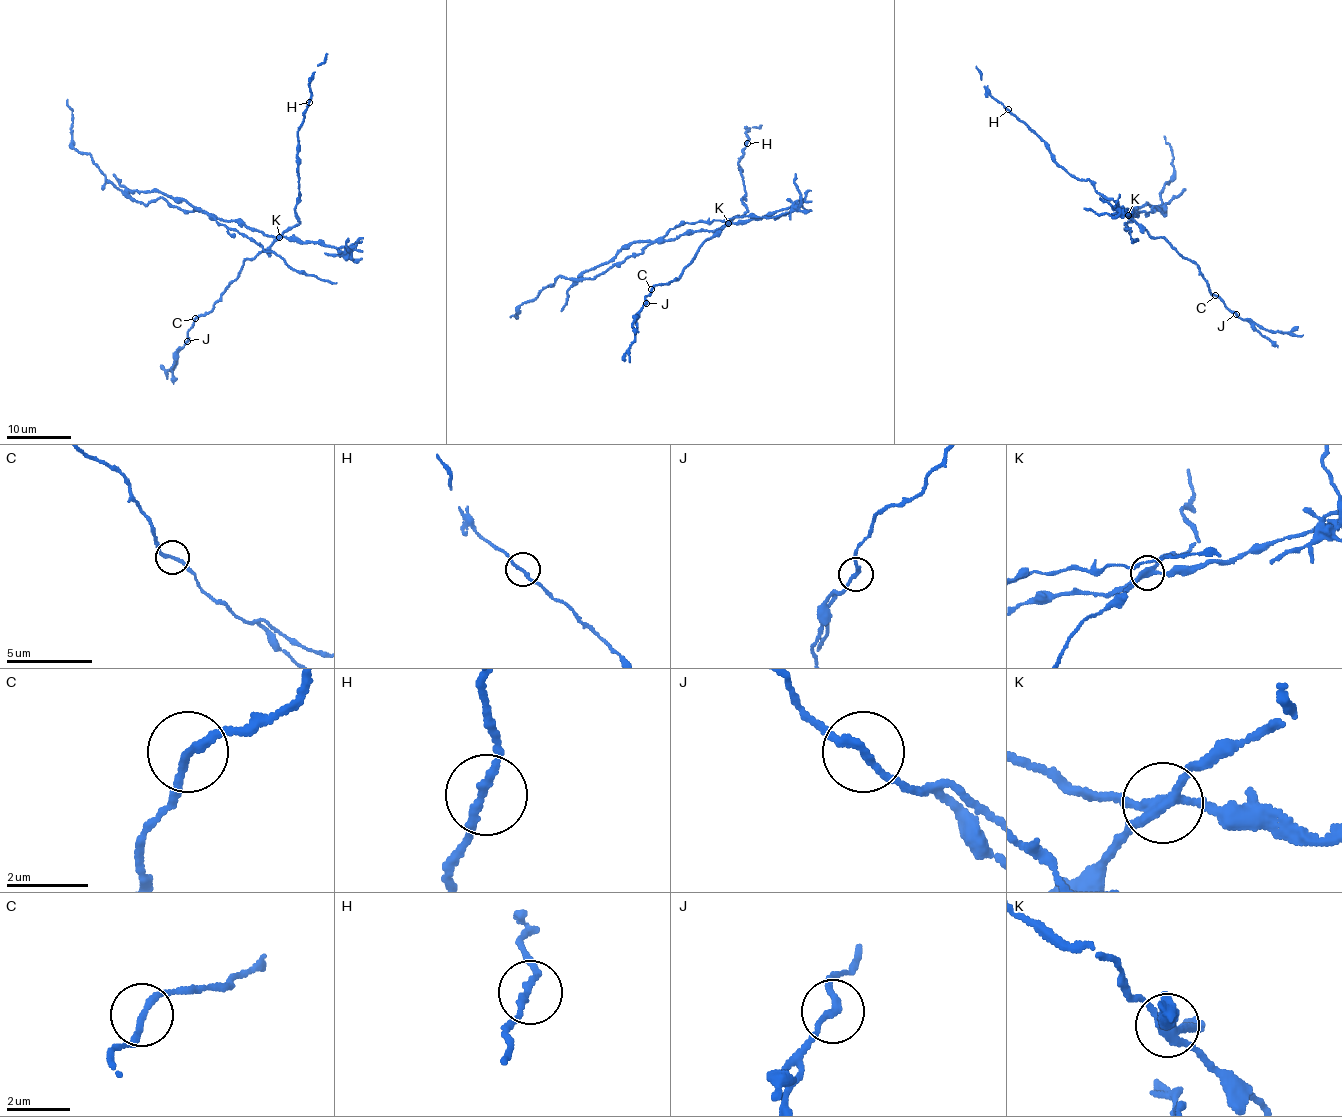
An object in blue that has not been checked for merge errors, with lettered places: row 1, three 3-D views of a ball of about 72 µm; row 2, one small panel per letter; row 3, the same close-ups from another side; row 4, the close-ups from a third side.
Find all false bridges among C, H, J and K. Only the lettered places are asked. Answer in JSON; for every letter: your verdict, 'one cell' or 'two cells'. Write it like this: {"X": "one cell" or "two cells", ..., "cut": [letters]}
{"C": "one cell", "H": "one cell", "J": "two cells", "K": "two cells", "cut": ["J", "K"]}

